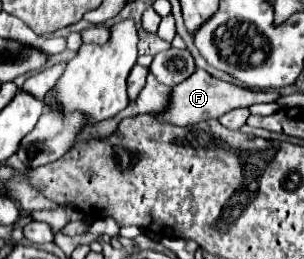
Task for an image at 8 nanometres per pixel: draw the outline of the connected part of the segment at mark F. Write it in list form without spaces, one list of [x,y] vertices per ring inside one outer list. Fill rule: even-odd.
[[[196,69],[188,79],[184,79],[182,83],[178,83],[170,89],[168,107],[160,113],[154,113],[154,117],[160,119],[162,123],[172,123],[172,125],[184,127],[184,125],[194,125],[194,123],[206,121],[206,119],[218,119],[220,115],[224,115],[226,111],[232,111],[236,107],[250,107],[254,103],[272,103],[278,97],[280,95],[274,91],[250,91],[250,89],[214,79],[204,69]]]

